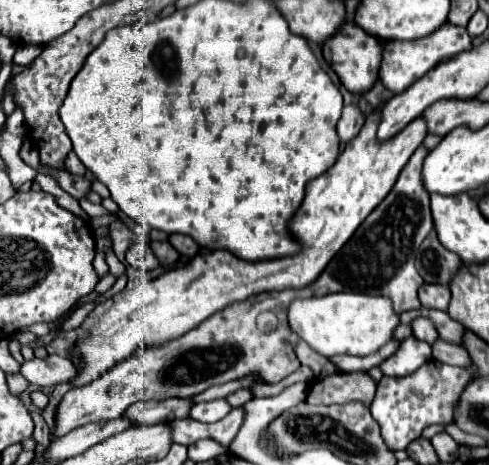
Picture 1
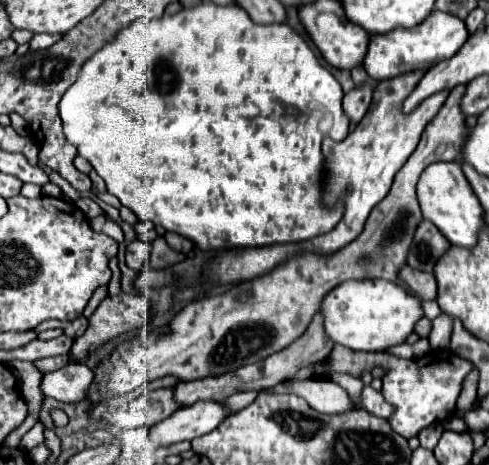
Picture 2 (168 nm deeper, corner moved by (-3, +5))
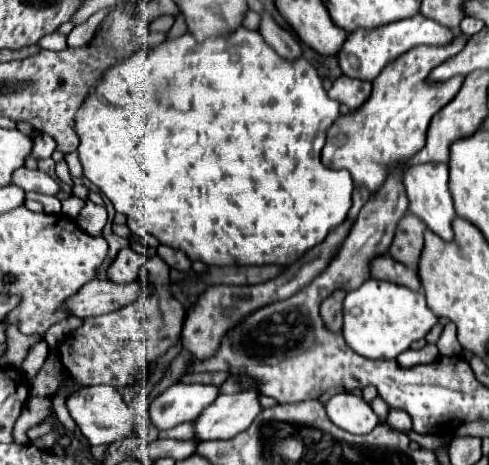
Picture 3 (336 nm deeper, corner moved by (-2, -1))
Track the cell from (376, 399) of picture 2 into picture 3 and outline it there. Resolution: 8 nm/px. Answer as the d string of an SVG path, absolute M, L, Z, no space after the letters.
M390 410L388 426L392 426L398 432L410 432L412 430L412 420L404 410Z

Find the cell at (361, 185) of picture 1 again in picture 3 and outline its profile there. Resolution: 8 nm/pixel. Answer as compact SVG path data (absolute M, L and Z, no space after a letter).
M456 34L456 38L448 46L418 46L416 50L410 50L408 54L404 54L404 58L396 58L396 62L392 62L388 70L382 70L380 78L372 82L372 94L368 102L360 106L360 110L340 114L340 118L330 126L326 134L326 146L322 148L322 162L332 164L332 168L346 168L352 174L356 186L366 186L370 192L376 192L384 184L388 174L388 172L380 172L380 166L390 166L394 162L412 158L426 142L426 128L432 116L440 112L458 94L464 78L450 78L448 82L432 82L428 80L428 76L432 68L456 56L466 46L466 42L468 38L464 38L462 34Z

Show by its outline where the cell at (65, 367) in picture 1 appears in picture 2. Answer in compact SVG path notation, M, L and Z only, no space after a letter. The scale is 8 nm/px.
M69 362L59 370L43 374L41 392L61 402L79 402L81 398L85 398L91 380L93 372L87 364Z

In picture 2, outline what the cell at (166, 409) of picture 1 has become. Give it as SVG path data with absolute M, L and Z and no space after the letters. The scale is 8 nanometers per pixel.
M315 314L307 332L297 338L291 346L287 346L285 350L281 352L275 352L271 354L269 358L257 362L257 364L249 364L249 366L243 366L243 368L237 368L237 370L231 370L223 376L213 376L213 378L205 378L205 380L193 380L193 382L179 382L177 386L173 386L173 398L175 402L179 402L181 406L193 406L195 402L199 400L223 400L235 392L245 392L245 390L265 390L265 388L271 388L279 382L285 382L289 378L293 378L301 368L307 368L309 364L317 362L317 360L323 360L331 354L333 350L333 342L329 342L329 338L325 336L323 332L323 320L321 320L321 314Z

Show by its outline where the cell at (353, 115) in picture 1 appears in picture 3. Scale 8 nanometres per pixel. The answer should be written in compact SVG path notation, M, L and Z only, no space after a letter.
M342 74L340 78L334 80L332 88L328 90L328 96L332 100L346 104L350 110L356 110L358 106L362 106L368 100L370 90L372 90L370 82L360 82L356 78L348 78Z

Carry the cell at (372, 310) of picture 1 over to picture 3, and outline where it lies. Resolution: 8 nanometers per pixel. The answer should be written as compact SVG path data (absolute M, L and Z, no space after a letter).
M370 278L344 298L342 334L346 344L364 358L396 358L408 350L412 342L424 338L436 324L438 316L428 308L422 292L392 282Z

